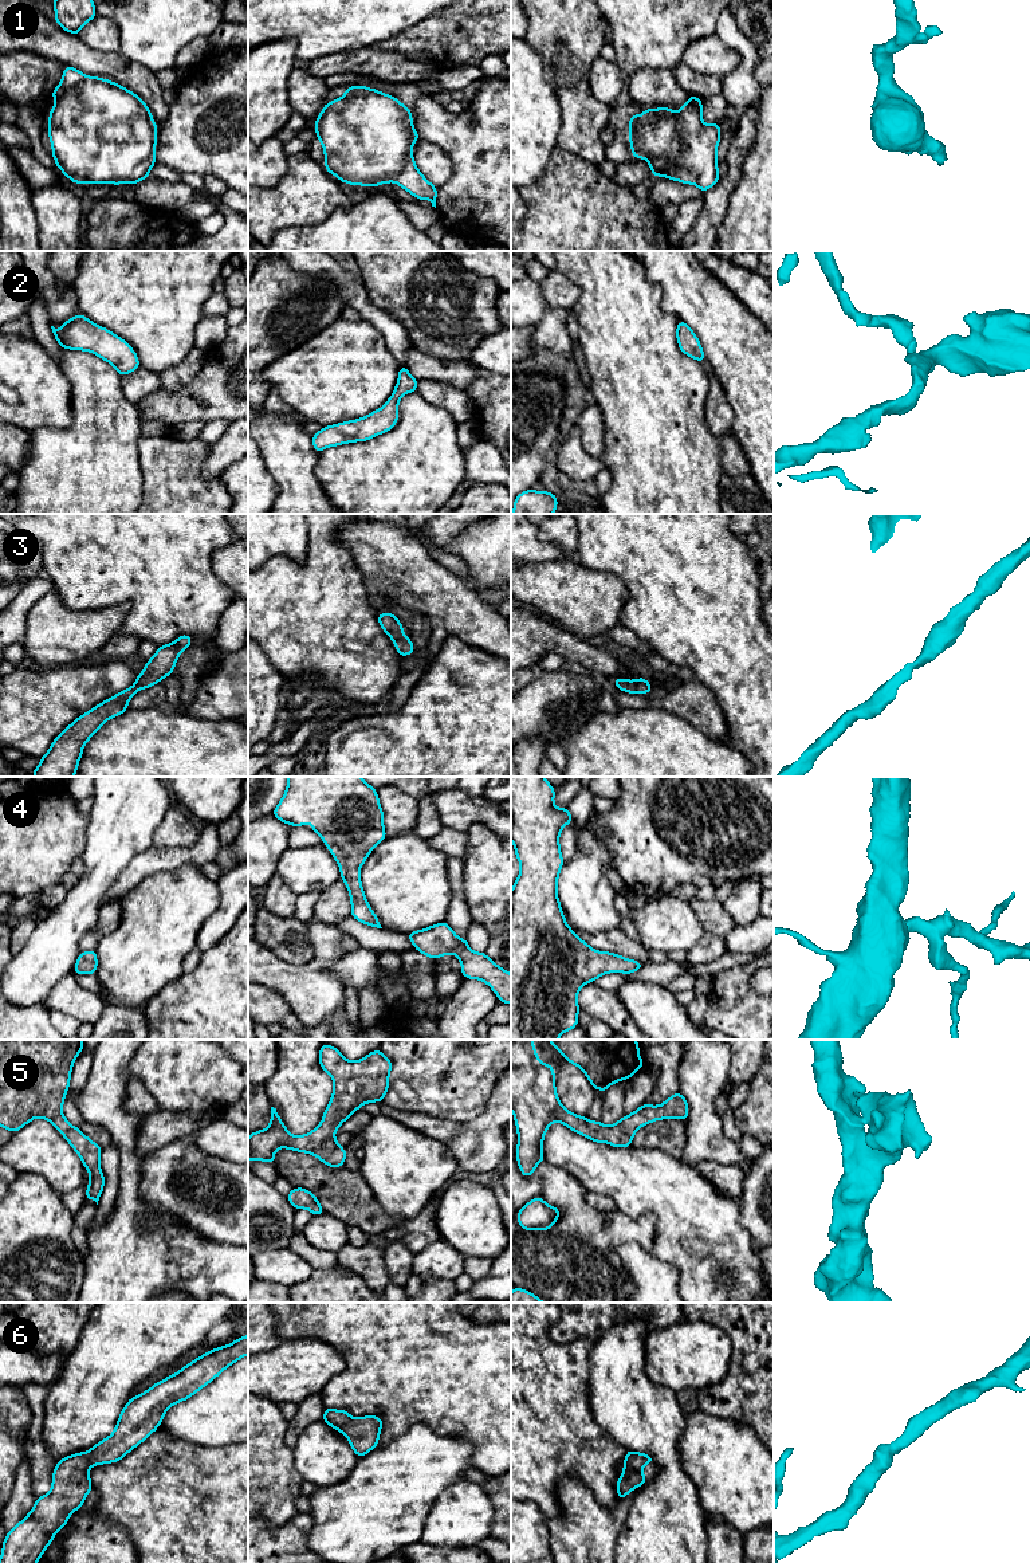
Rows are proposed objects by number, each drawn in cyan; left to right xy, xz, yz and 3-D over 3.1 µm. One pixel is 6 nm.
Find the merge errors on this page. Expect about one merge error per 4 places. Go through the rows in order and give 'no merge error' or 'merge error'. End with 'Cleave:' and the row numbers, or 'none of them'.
1: no merge error
2: no merge error
3: no merge error
4: no merge error
5: no merge error
6: no merge error
Cleave: none of them

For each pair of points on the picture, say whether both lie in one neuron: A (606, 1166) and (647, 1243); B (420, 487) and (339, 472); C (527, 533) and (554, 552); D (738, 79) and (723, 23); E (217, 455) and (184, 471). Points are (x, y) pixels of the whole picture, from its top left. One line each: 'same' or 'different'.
A: different
B: same
C: same
D: same
E: different

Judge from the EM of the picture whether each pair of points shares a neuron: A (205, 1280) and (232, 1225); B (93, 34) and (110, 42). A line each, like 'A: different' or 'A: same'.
A: different
B: same

